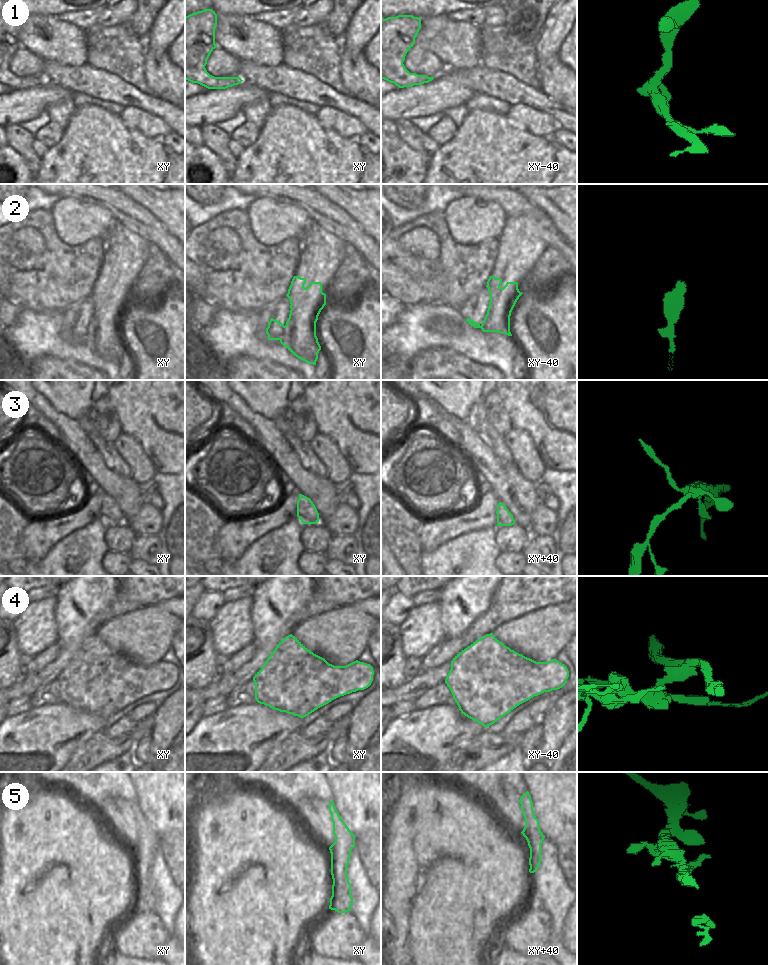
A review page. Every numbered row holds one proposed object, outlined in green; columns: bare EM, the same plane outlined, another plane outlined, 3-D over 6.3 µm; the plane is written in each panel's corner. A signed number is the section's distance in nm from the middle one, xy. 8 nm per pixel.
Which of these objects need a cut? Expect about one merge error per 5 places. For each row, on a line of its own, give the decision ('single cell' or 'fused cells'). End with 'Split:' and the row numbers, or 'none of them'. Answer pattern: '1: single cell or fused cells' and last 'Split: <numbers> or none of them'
1: single cell
2: fused cells
3: fused cells
4: fused cells
5: fused cells
Split: 2, 3, 4, 5

